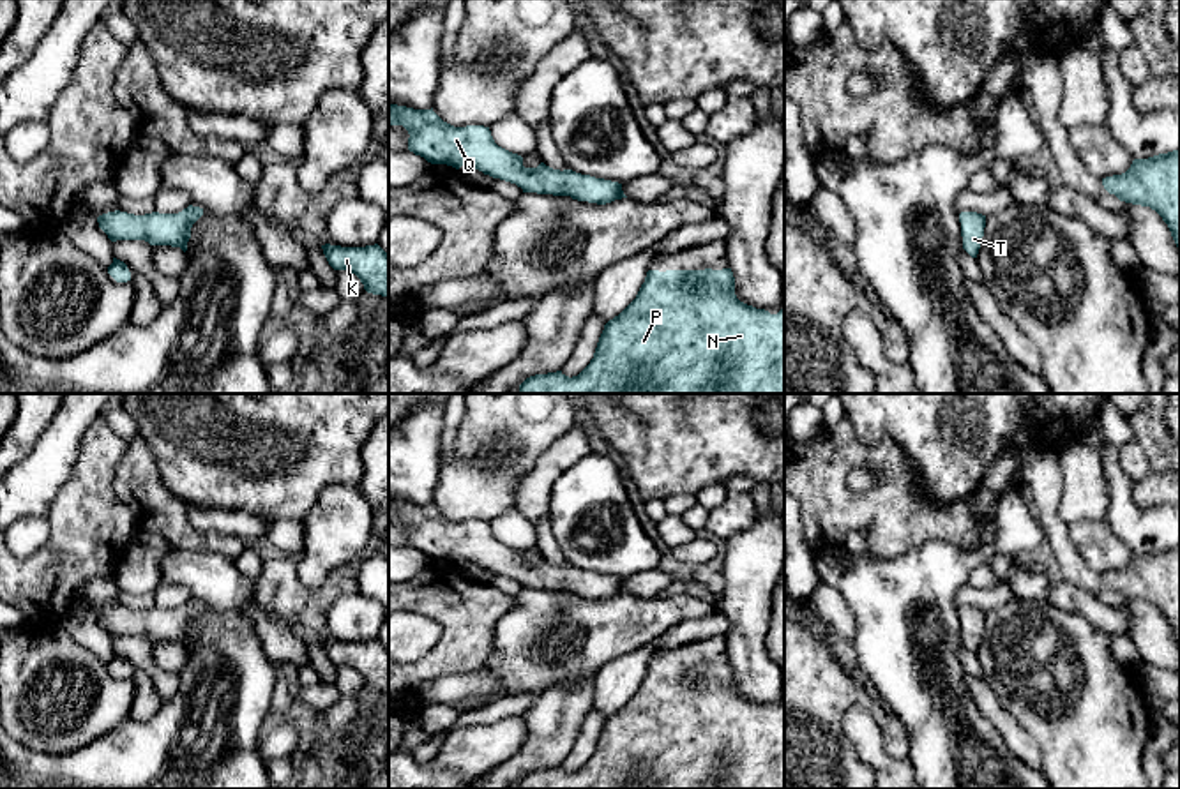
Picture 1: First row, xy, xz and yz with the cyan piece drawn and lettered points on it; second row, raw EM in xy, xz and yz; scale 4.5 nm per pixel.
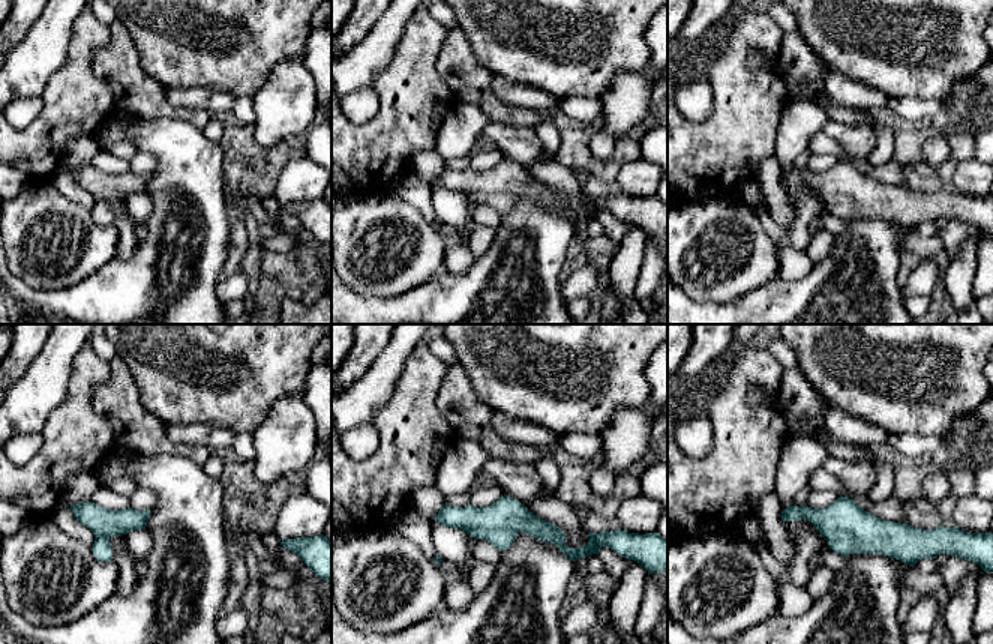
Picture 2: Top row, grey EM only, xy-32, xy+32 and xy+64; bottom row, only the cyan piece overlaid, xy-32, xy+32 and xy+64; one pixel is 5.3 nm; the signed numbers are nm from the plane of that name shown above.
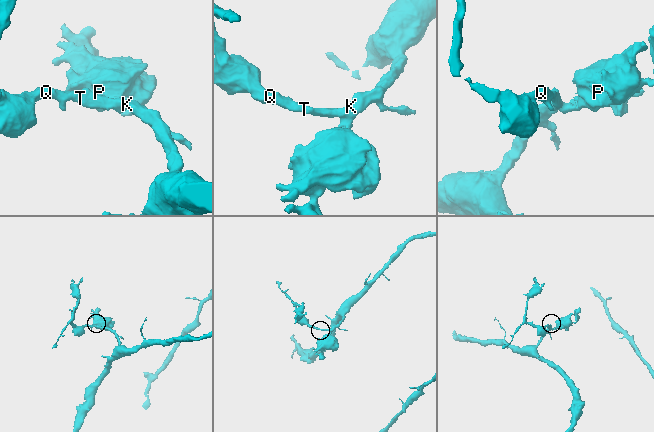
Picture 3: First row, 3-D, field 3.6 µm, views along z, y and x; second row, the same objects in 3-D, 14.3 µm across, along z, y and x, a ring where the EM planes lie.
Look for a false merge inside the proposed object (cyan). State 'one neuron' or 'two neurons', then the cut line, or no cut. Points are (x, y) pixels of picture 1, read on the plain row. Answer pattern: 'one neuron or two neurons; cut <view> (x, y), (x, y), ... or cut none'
one neuron; cut none

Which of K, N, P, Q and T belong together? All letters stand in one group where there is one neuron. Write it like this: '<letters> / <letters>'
K N P Q T

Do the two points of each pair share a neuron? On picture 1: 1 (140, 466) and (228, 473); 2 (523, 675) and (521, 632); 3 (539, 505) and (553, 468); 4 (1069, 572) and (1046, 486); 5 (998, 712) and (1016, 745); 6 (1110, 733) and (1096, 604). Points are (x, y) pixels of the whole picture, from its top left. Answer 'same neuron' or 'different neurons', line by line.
1: different neurons
2: same neuron
3: same neuron
4: same neuron
5: same neuron
6: different neurons

